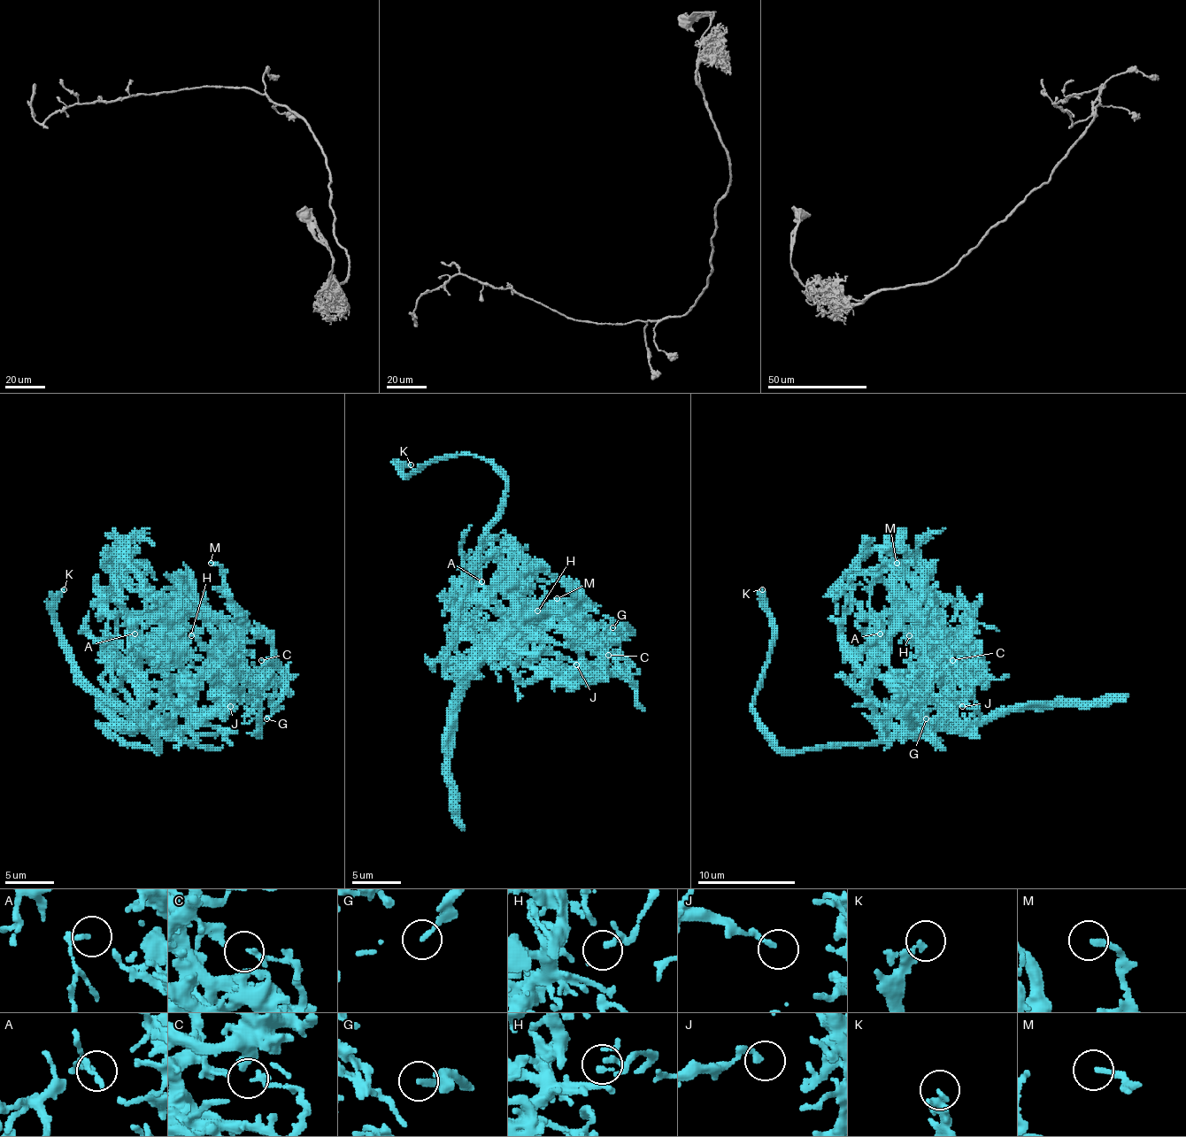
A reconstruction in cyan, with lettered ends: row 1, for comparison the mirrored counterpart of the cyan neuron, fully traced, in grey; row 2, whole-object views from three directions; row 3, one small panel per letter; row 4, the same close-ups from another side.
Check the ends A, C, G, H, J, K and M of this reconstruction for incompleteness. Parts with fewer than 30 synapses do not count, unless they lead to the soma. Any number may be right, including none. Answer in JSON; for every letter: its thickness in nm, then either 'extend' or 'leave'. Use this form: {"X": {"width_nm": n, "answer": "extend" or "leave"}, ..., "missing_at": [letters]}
{"A": {"width_nm": 200, "answer": "leave"}, "C": {"width_nm": 240, "answer": "leave"}, "G": {"width_nm": 170, "answer": "leave"}, "H": {"width_nm": 140, "answer": "leave"}, "J": {"width_nm": 140, "answer": "leave"}, "K": {"width_nm": 200, "answer": "extend"}, "M": {"width_nm": 190, "answer": "leave"}, "missing_at": ["K"]}

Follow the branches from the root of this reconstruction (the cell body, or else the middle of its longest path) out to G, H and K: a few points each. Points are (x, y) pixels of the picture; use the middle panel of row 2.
G: (452, 637), (444, 672), (464, 676), (505, 635), (557, 610), (593, 642), (612, 642), (630, 633), (612, 627)
H: (452, 637), (444, 672), (457, 676), (486, 647), (483, 642), (512, 640), (533, 630), (554, 608), (537, 610)
K: (452, 637), (457, 603), (505, 479), (473, 455), (450, 455), (418, 472), (401, 472), (411, 464)

